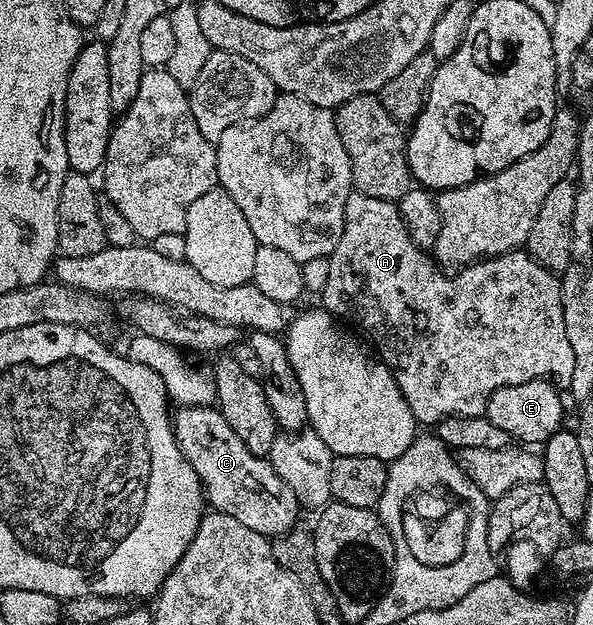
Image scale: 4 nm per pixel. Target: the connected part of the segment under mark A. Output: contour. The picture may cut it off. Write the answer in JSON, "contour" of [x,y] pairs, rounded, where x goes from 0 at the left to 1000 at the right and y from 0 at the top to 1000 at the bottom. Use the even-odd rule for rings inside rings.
{"contour":[[[597,304],[592,306],[583,325],[583,354],[580,368],[573,374],[573,387],[567,387],[567,400],[555,414],[553,451],[540,466],[541,491],[565,509],[585,506],[594,517],[605,518],[624,536],[636,574],[664,597],[664,610],[675,618],[675,630],[681,630],[681,643],[688,643],[688,656],[695,656],[700,674],[707,680],[732,682],[740,672],[755,666],[815,664],[823,637],[850,618],[870,618],[899,608],[921,608],[936,618],[958,618],[965,611],[965,554],[958,549],[958,533],[951,530],[948,450],[936,437],[911,426],[911,419],[899,416],[892,403],[868,400],[841,410],[821,410],[816,416],[801,416],[784,429],[771,430],[764,438],[754,438],[713,398],[702,395],[691,384],[666,322],[627,317],[621,310]]]}

